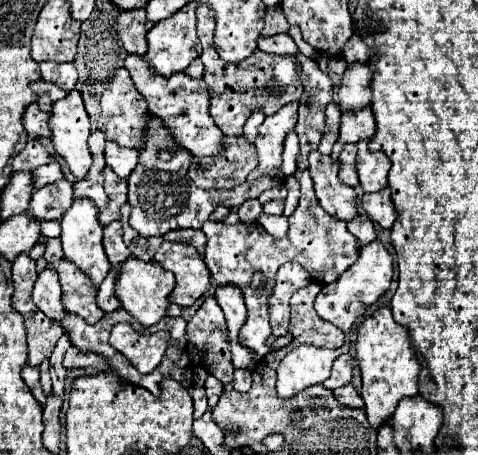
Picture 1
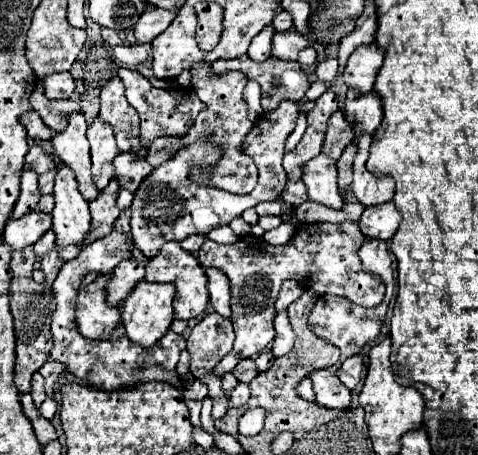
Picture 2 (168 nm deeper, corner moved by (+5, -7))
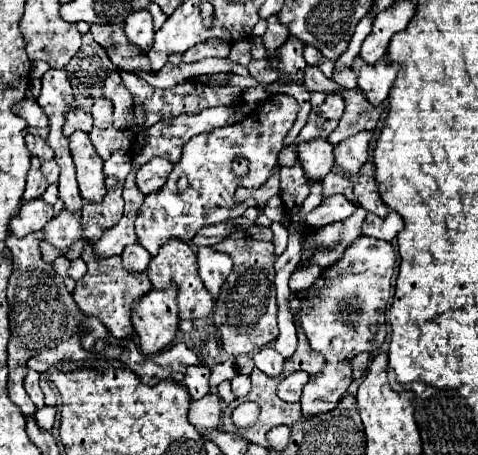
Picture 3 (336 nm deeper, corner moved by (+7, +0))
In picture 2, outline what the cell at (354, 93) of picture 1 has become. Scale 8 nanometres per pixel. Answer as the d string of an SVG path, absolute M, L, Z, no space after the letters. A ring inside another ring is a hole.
M375 42L367 44L367 48L357 48L347 60L343 80L347 86L355 86L361 90L361 94L365 94L373 88L381 64L383 48L379 48Z

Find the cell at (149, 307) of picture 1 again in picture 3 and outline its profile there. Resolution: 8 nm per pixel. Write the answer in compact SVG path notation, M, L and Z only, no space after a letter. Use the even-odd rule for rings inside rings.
M177 287L151 289L133 303L131 323L139 337L141 353L159 353L173 343L177 333Z

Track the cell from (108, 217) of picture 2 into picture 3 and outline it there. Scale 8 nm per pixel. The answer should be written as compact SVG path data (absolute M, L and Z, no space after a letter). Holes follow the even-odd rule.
M105 179L107 195L99 203L85 203L81 209L81 225L83 225L83 239L97 241L105 229L113 227L123 213L123 197L121 185L113 179Z

